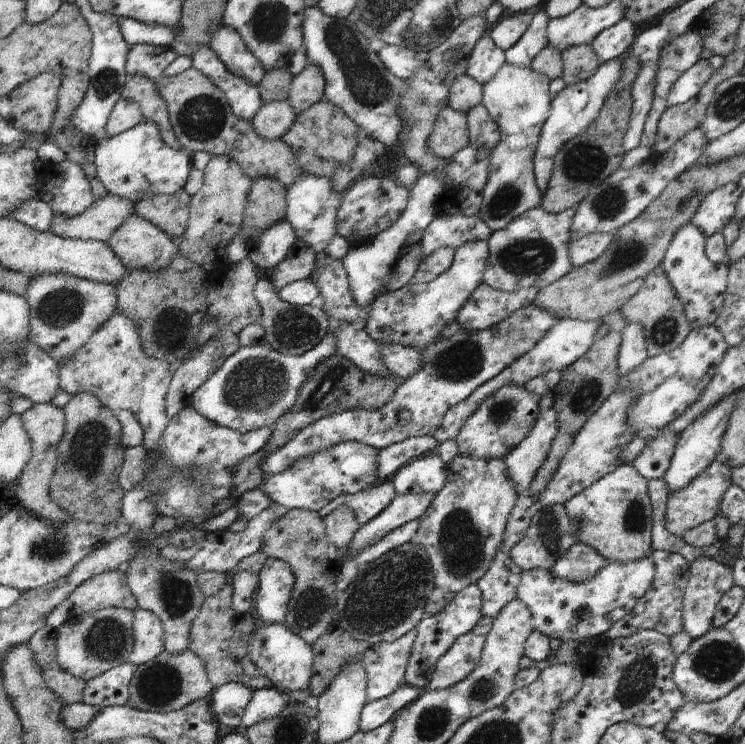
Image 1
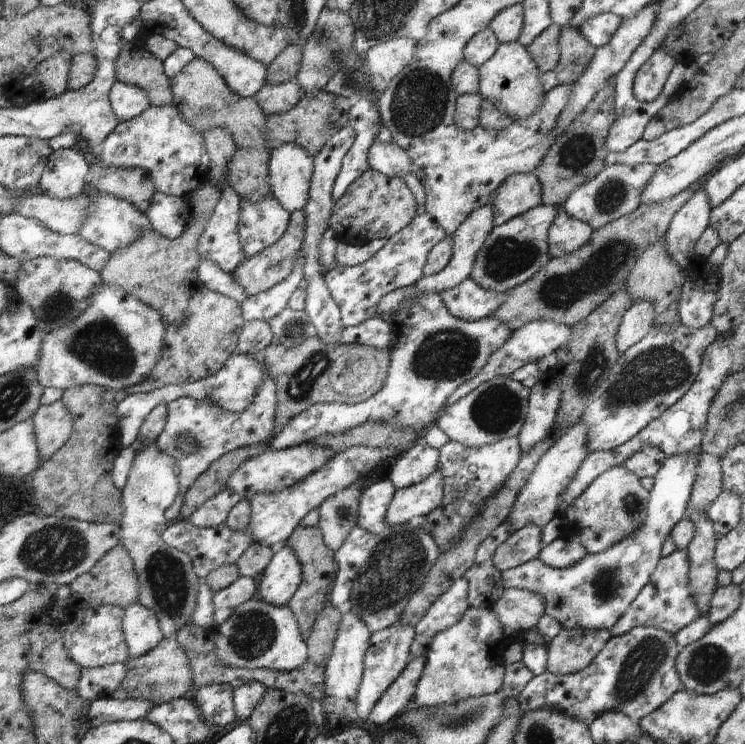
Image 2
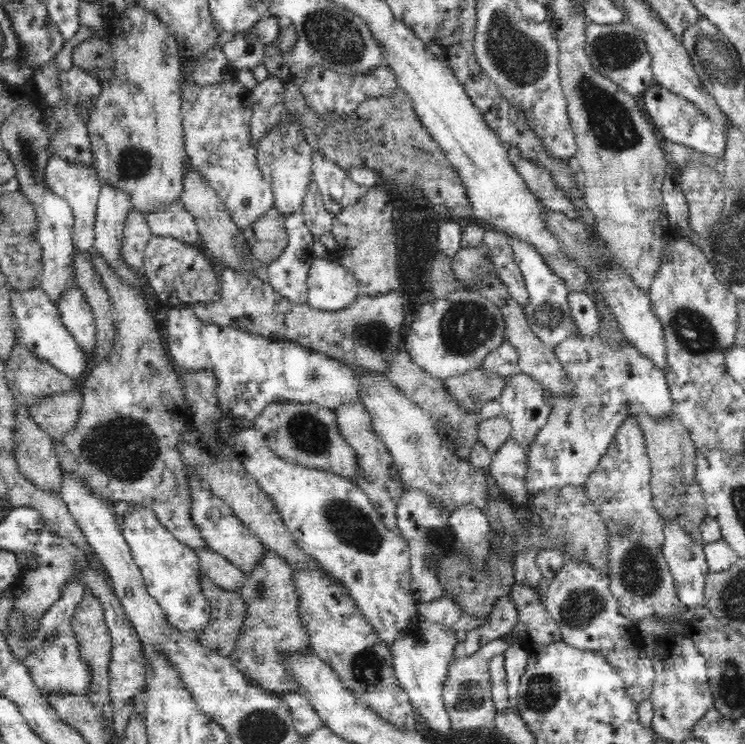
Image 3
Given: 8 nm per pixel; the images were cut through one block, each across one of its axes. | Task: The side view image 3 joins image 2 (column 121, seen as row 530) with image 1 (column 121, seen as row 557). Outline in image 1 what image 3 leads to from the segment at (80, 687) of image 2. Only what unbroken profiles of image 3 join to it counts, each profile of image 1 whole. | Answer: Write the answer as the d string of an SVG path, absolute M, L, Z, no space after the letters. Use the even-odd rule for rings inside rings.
M120 664L87 680L83 688L81 703L95 708L123 706L127 704L128 684L133 676L136 665Z

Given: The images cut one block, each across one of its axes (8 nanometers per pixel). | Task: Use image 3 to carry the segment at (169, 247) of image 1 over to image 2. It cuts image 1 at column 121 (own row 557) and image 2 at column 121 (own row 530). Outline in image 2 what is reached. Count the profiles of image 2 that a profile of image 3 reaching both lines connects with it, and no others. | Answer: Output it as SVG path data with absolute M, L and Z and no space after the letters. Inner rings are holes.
M98 194L95 198L92 198L90 213L81 225L78 235L85 242L98 246L111 254L130 245L136 238L138 239L144 232L149 230L150 222L145 213L142 213L121 199L105 194Z

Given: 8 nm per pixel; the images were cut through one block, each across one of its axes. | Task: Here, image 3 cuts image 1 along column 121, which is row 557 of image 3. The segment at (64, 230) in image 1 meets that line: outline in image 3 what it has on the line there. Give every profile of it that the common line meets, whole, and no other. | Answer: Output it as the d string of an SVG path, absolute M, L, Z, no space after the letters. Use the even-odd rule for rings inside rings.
M209 547L196 550L200 563L200 570L206 578L217 584L226 592L238 592L244 586L246 573L230 564L223 556L216 554Z

